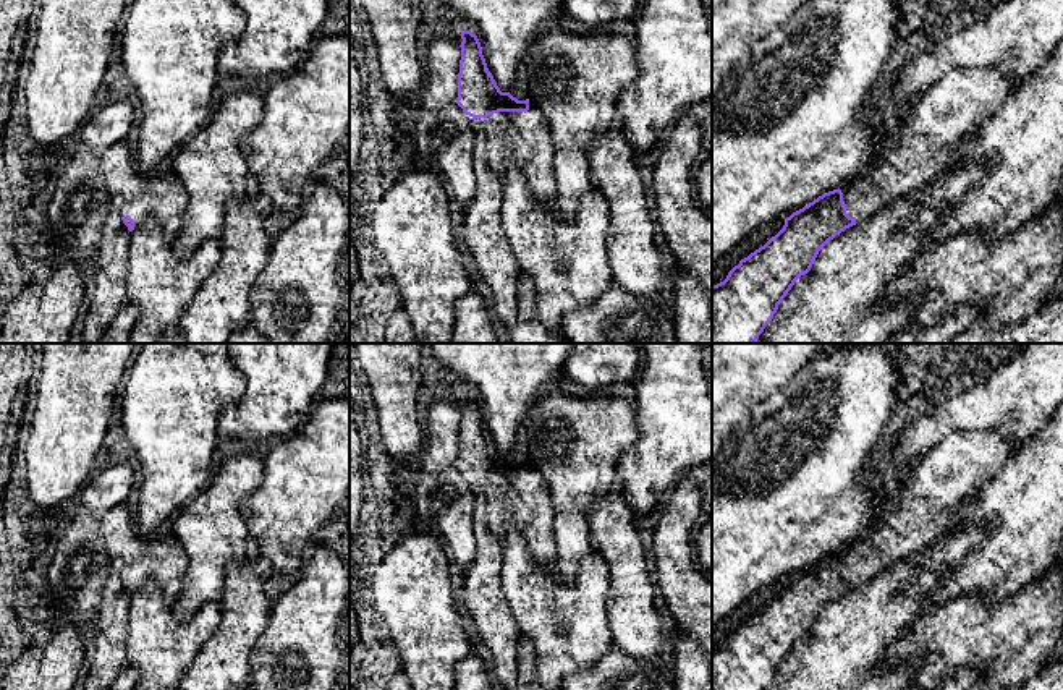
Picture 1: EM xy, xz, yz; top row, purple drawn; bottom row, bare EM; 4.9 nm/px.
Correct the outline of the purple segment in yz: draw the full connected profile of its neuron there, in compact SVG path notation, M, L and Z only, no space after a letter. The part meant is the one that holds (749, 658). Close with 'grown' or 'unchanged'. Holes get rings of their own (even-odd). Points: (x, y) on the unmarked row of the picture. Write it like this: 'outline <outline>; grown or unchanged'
outline M1010 424L979 432L953 432L916 466L903 470L900 496L880 505L858 538L786 580L775 599L741 622L723 645L712 648L712 690L765 690L794 645L811 633L819 614L830 603L896 560L935 544L951 526L959 505L977 499L1023 445L1011 444Z; grown

